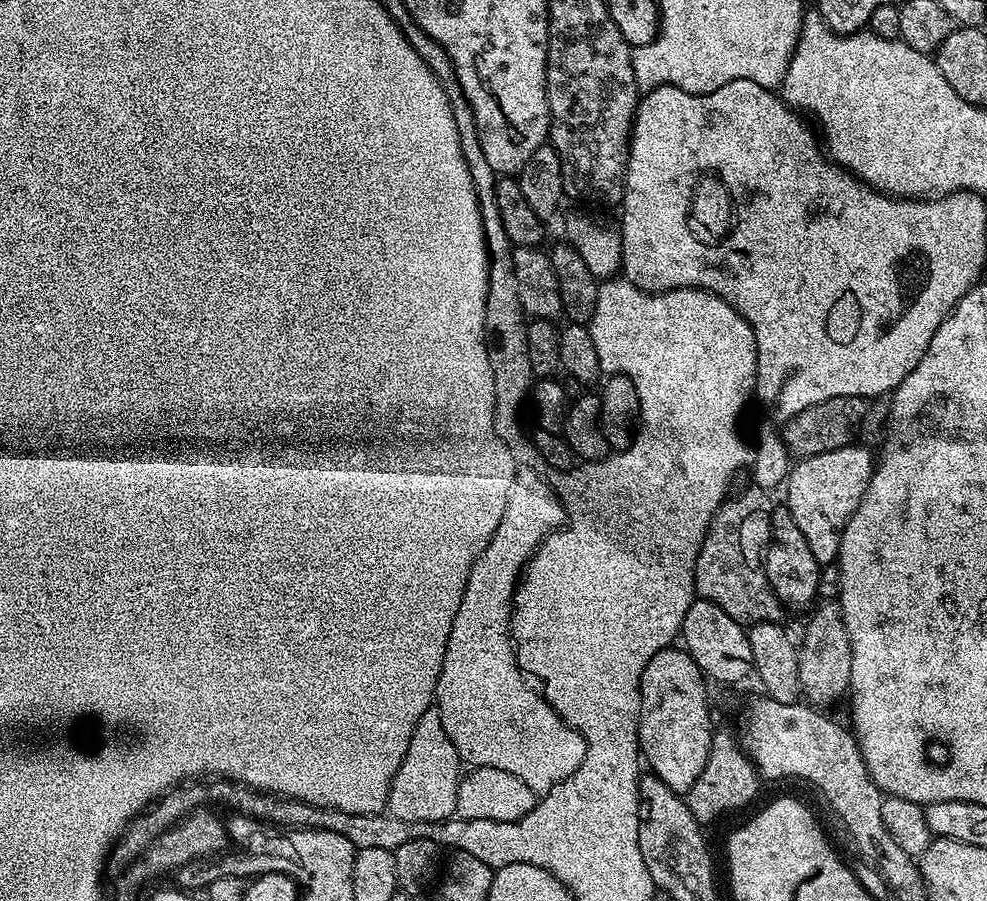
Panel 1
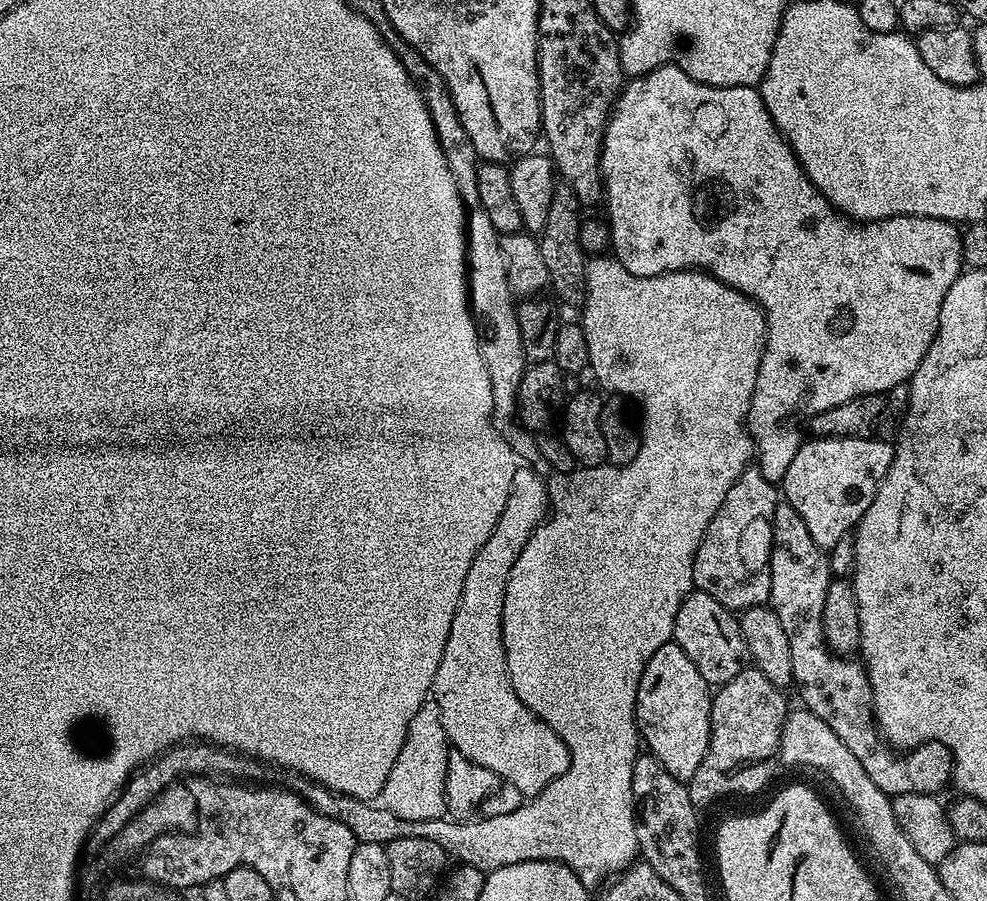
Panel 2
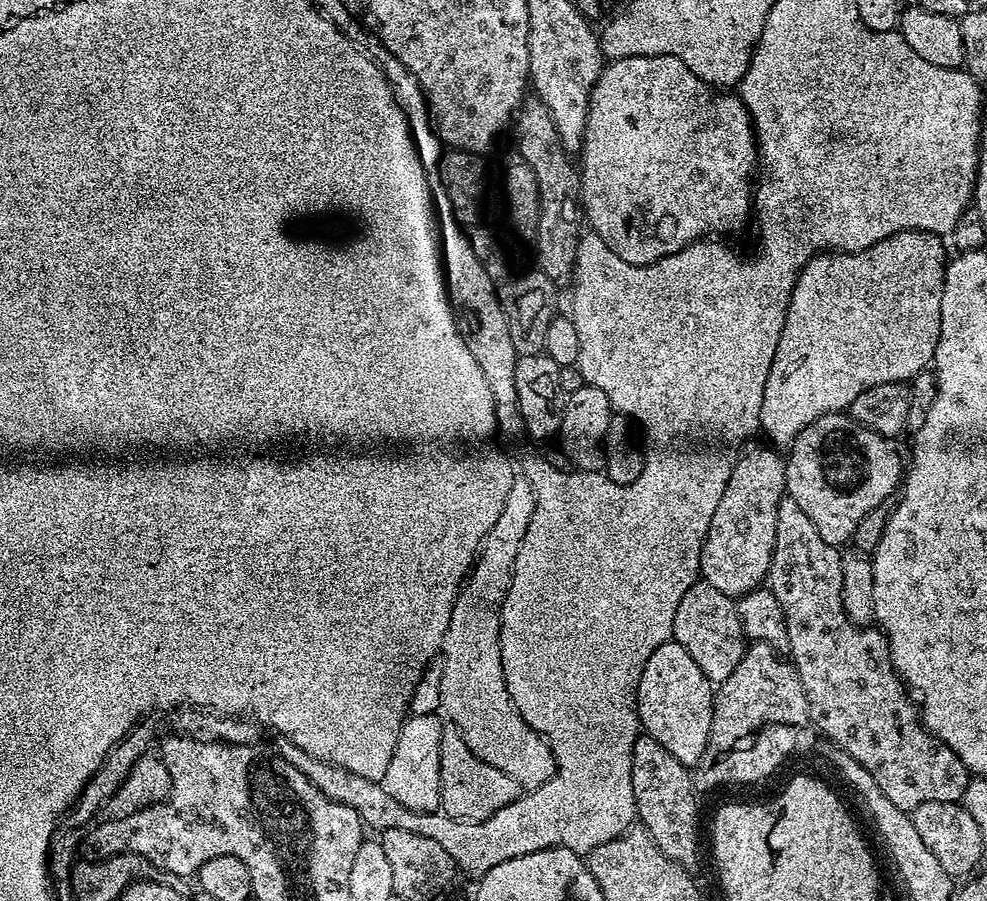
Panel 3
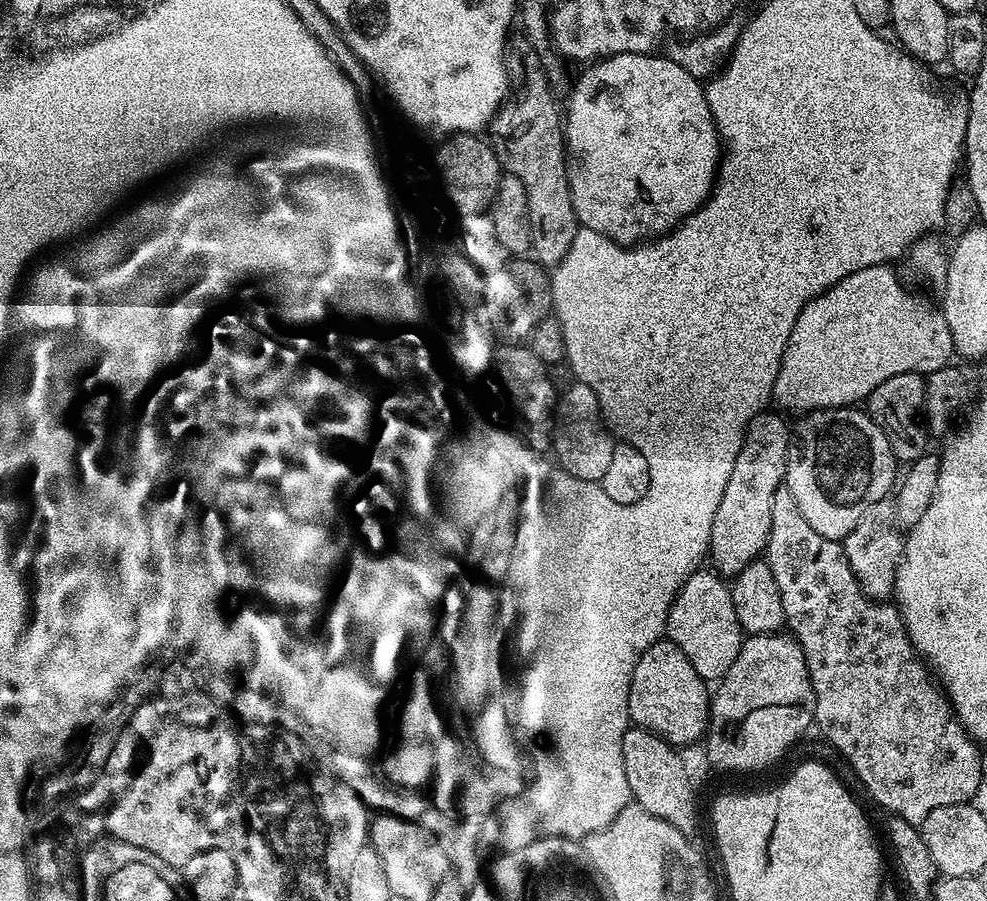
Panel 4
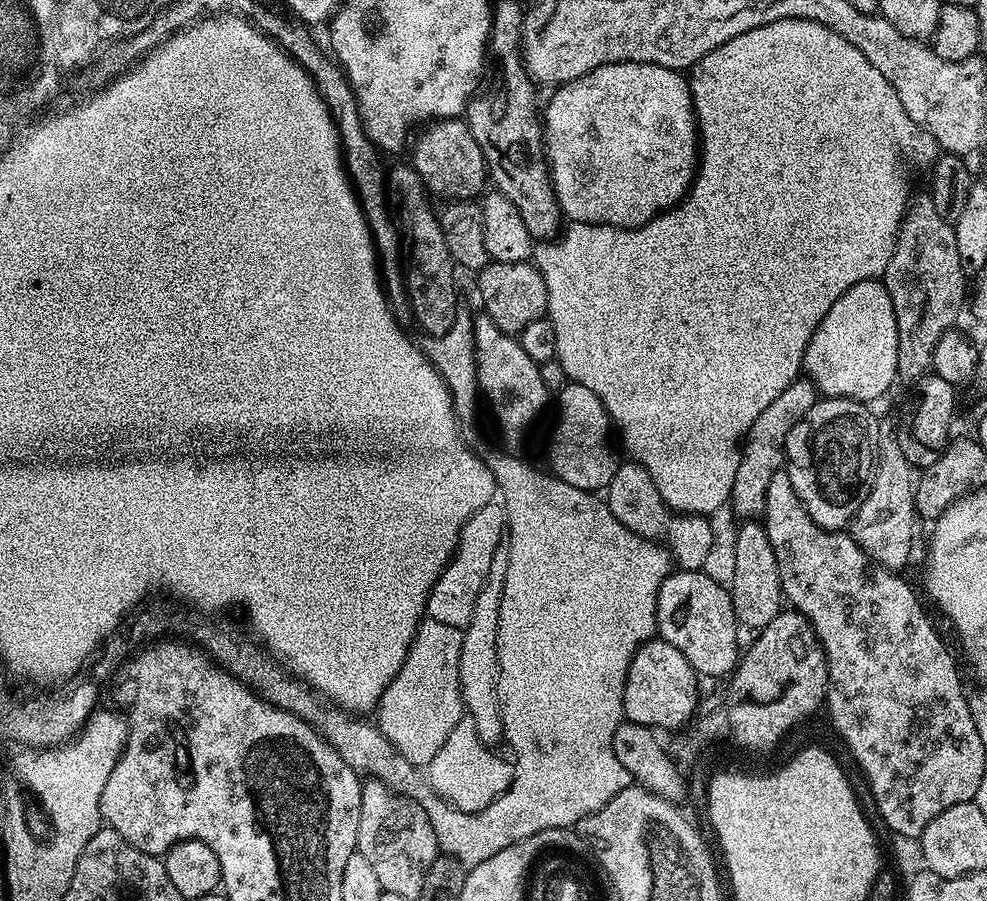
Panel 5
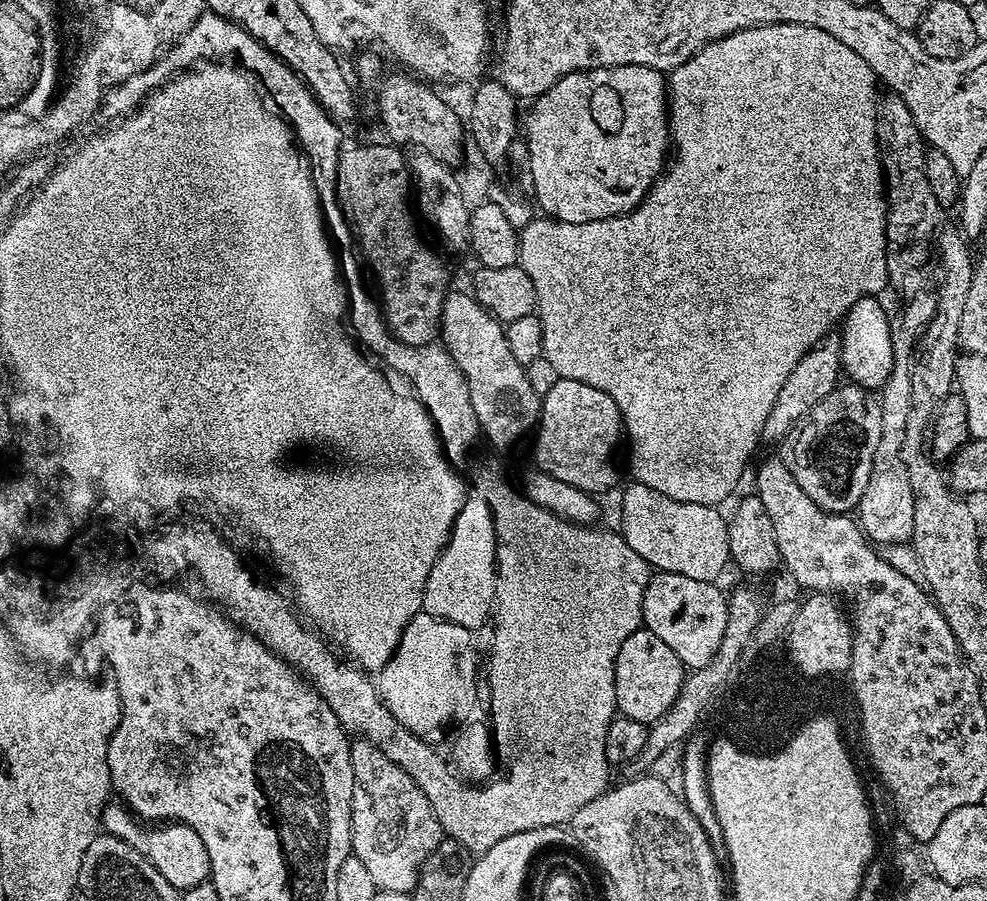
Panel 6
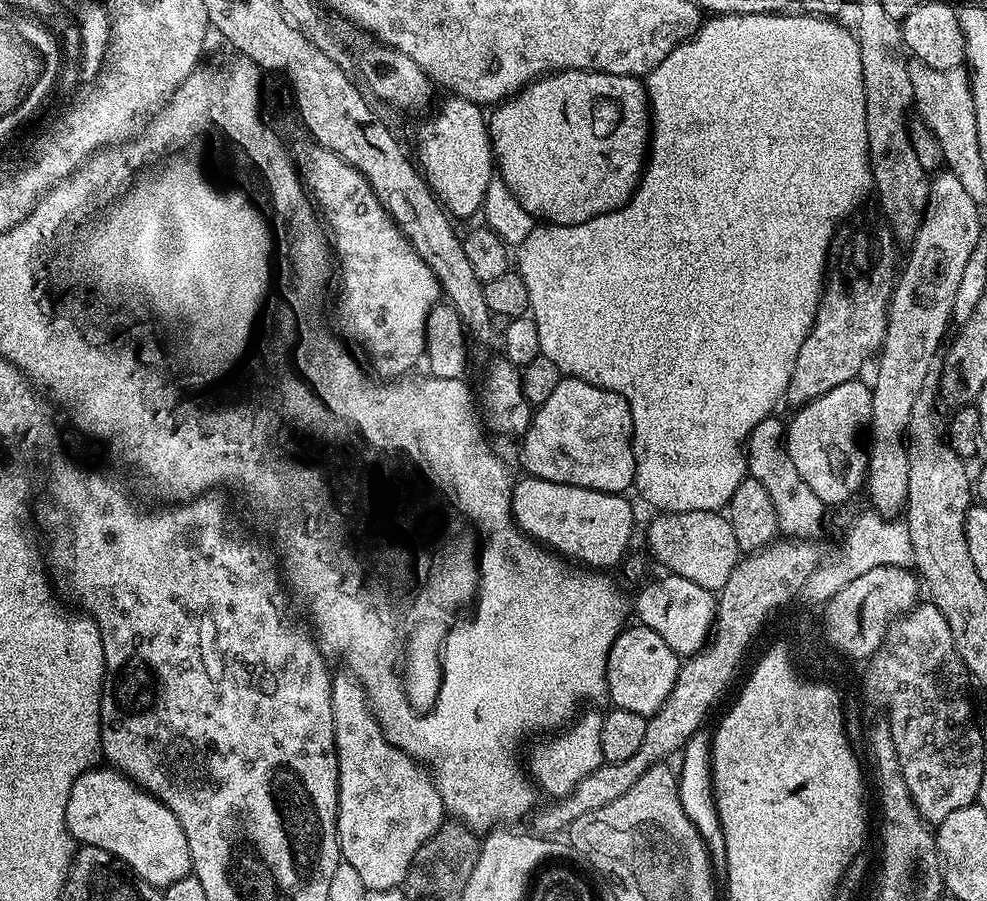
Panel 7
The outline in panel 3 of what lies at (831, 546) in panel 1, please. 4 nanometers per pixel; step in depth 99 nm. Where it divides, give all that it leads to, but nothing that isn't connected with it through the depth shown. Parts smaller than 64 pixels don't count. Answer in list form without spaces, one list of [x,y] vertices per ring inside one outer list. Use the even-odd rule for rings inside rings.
[[[831,412],[806,426],[798,433],[790,445],[784,469],[786,495],[794,498],[798,506],[802,506],[802,514],[814,522],[814,530],[822,534],[825,542],[837,546],[849,543],[858,530],[858,522],[870,514],[870,510],[881,507],[888,495],[895,493],[902,484],[902,464],[900,468],[900,452],[896,449],[897,441],[887,436],[879,436],[874,430],[862,426],[857,420],[844,412]]]

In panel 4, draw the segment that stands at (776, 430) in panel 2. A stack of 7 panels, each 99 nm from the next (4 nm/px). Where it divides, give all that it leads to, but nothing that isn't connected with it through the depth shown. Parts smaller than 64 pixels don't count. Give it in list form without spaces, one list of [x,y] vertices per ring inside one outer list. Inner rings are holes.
[[[627,52],[626,54],[606,56],[589,63],[585,67],[588,69],[577,78],[576,85],[573,86],[572,93],[568,96],[568,108],[566,104],[566,111],[562,116],[568,155],[566,160],[568,185],[570,186],[570,198],[574,202],[576,216],[583,227],[610,238],[615,244],[635,246],[649,240],[655,240],[657,236],[664,236],[672,231],[686,217],[704,207],[704,203],[708,201],[708,195],[712,192],[712,185],[718,179],[722,141],[716,133],[716,123],[704,97],[705,85],[697,77],[691,76],[678,62],[674,62],[671,55],[660,55],[646,52]],[[879,264],[858,270],[804,305],[782,354],[782,366],[772,391],[775,403],[780,403],[781,409],[789,408],[795,414],[807,414],[817,408],[856,406],[867,401],[868,395],[882,386],[886,378],[894,378],[894,374],[927,374],[953,363],[952,335],[943,311],[939,307],[931,308],[920,296],[911,296],[900,285],[892,268],[895,267]]]

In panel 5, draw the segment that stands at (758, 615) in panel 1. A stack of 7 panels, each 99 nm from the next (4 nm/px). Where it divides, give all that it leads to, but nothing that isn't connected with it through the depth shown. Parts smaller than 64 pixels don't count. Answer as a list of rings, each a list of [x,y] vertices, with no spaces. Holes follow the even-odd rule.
[[[798,378],[790,386],[786,386],[786,390],[782,390],[778,398],[774,398],[774,402],[770,402],[770,406],[766,406],[766,410],[758,414],[758,418],[754,418],[742,441],[740,461],[734,474],[734,486],[730,497],[730,508],[733,508],[740,518],[756,518],[763,513],[770,478],[774,478],[774,474],[781,471],[786,464],[786,438],[796,421],[804,417],[806,410],[810,410],[810,406],[814,406],[817,399],[818,393],[811,380]]]

